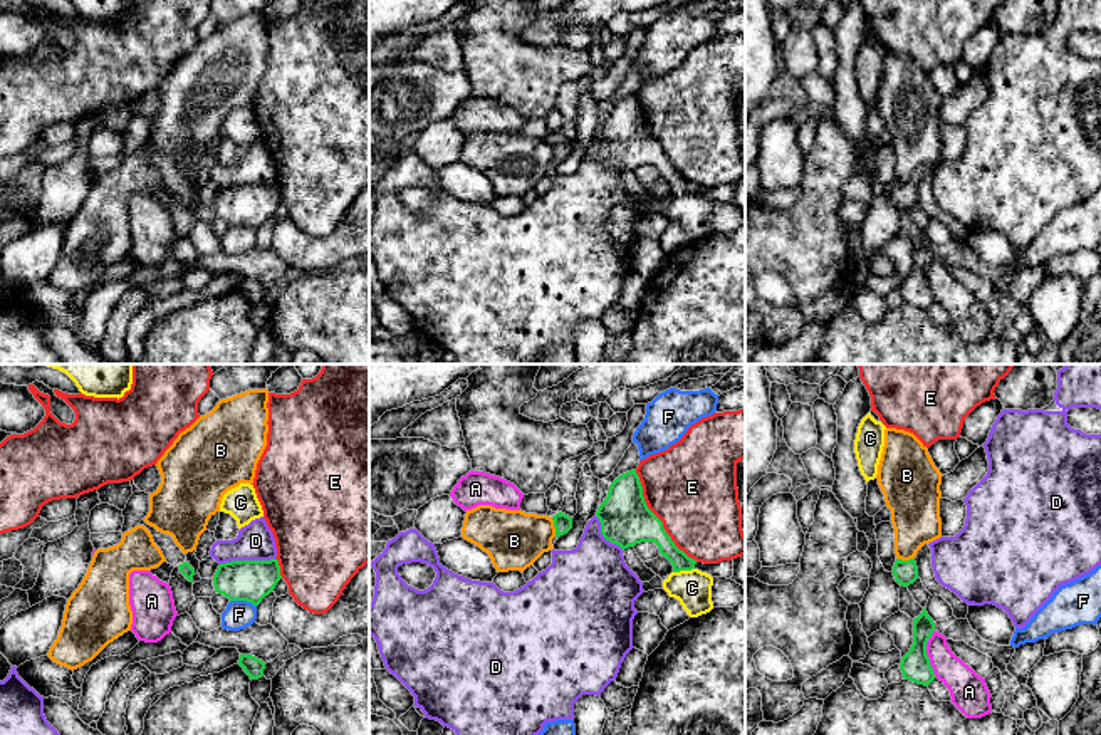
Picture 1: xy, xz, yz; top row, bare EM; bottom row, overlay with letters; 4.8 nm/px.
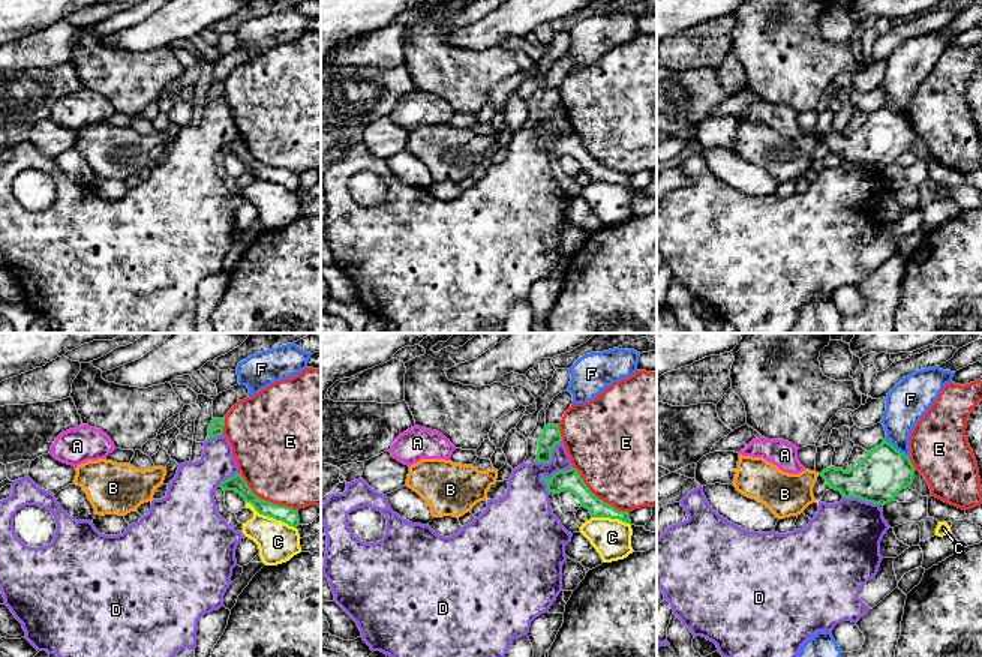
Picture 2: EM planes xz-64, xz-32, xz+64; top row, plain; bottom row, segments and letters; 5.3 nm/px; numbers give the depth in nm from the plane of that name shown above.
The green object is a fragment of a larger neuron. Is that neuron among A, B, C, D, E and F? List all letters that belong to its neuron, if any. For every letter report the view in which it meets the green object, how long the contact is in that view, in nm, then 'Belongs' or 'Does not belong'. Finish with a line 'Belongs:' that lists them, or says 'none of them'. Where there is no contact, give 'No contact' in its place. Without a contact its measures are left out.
A: Touches green in yz. Shared border 240 nm. Does not belong
B: Touches green in xz. Shared border 100 nm. Does not belong
C: Touches green in xz. Shared border 110 nm. Does not belong
D: Touches green in xy. Shared border 260 nm. Does not belong
E: Touches green in xz. Shared border 550 nm. Does not belong
F: Touches green in xy. Shared border 130 nm. Does not belong
Belongs: none of them

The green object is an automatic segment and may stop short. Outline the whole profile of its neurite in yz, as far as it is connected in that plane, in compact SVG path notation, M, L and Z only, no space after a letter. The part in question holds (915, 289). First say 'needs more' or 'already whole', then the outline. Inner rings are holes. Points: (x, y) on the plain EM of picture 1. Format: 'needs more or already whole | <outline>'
already whole | M923 232L921 238L913 243L913 268L900 287L905 304L928 310L937 302L926 279L926 267L933 255L935 247Z

